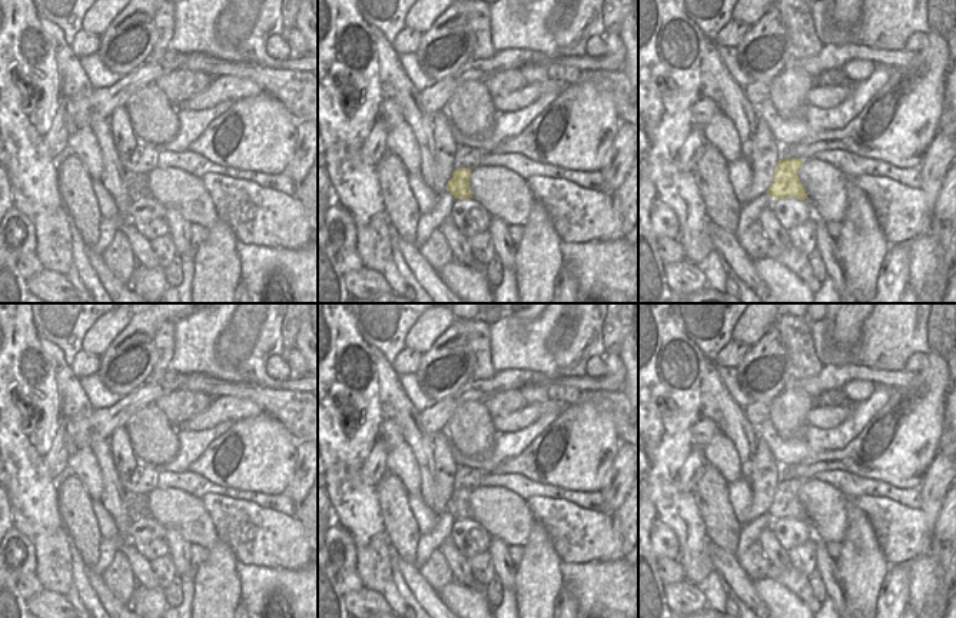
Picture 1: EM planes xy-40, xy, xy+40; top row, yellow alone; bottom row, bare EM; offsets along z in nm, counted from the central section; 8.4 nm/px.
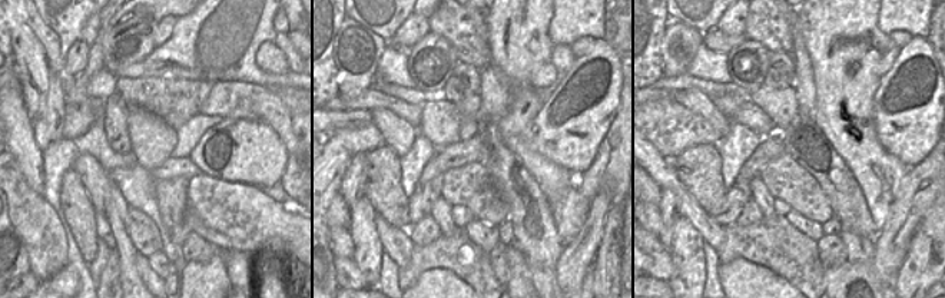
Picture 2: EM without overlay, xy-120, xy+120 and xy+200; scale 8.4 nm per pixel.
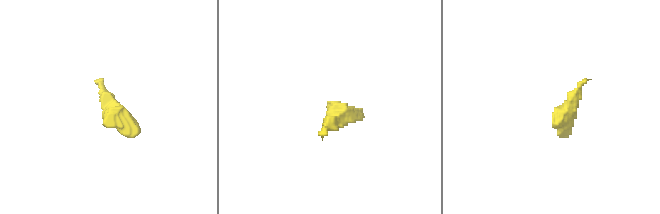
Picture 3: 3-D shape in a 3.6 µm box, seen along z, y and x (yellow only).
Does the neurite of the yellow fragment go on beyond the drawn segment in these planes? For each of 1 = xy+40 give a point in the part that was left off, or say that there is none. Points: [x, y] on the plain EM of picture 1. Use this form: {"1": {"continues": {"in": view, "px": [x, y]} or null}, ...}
{"1": {"continues": null}}

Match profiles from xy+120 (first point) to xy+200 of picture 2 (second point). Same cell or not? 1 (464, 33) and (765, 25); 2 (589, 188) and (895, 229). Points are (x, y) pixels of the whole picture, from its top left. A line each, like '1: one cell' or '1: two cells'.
1: one cell
2: one cell

